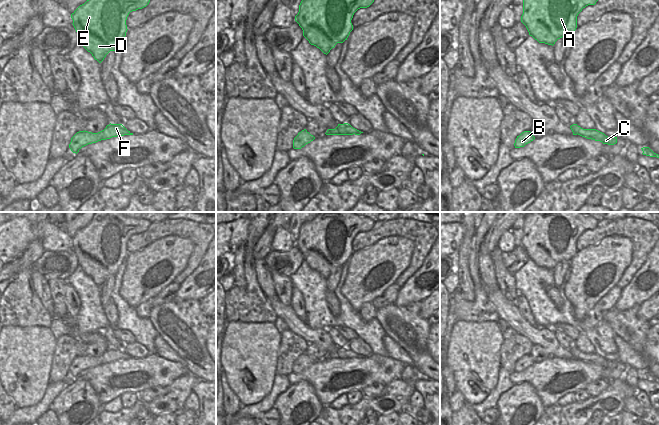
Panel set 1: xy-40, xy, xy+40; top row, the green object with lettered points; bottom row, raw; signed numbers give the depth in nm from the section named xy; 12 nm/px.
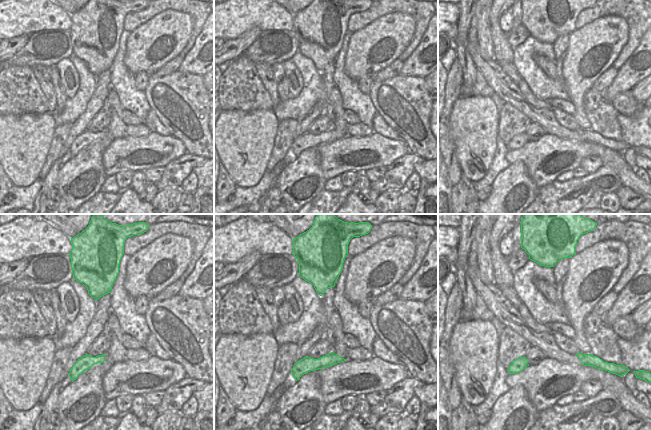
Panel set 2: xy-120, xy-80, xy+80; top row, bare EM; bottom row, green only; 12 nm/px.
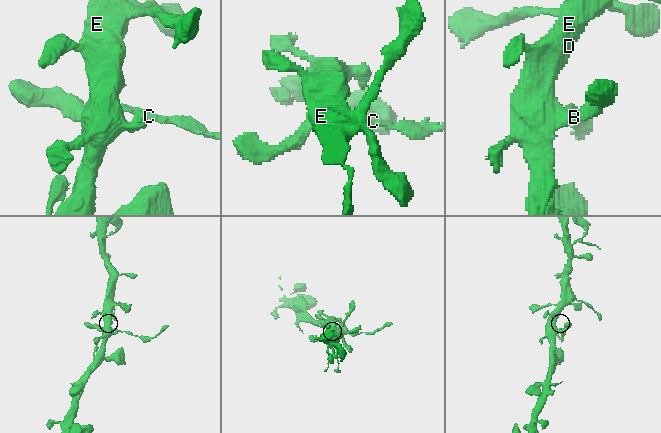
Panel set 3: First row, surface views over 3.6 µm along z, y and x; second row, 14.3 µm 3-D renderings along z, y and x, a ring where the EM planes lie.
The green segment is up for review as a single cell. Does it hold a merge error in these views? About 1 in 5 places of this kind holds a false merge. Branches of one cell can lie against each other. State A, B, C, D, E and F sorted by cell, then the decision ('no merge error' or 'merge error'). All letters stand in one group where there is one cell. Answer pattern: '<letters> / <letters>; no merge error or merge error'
A B D E F / C; merge error

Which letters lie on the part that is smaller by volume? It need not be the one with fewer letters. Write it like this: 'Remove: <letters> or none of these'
Remove: C

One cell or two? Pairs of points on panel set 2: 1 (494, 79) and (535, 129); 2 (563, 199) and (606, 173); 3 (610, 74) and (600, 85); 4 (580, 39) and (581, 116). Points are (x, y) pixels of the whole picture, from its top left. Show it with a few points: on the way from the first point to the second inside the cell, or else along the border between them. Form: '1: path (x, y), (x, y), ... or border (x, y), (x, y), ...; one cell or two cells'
1: border (531, 121), (538, 124), (546, 133); two cells
2: path (574, 193), (595, 182); one cell
3: path (607, 77), (602, 82); one cell
4: path (580, 58), (577, 66), (577, 97); one cell

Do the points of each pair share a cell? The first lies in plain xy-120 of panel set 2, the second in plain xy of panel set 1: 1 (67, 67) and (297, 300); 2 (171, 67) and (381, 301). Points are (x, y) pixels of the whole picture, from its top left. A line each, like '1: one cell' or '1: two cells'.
1: one cell
2: one cell

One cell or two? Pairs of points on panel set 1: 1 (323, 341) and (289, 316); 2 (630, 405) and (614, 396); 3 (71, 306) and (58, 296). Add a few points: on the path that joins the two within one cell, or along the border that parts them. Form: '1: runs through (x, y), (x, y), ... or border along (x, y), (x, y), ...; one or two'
1: runs through (315, 336), (309, 335), (297, 324); one
2: border along (634, 394), (625, 397), (624, 408); two
3: border along (66, 282), (65, 308), (67, 312); two

